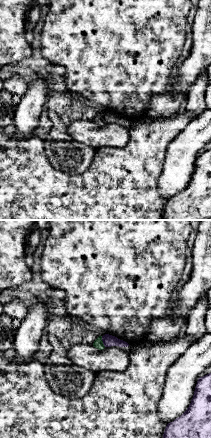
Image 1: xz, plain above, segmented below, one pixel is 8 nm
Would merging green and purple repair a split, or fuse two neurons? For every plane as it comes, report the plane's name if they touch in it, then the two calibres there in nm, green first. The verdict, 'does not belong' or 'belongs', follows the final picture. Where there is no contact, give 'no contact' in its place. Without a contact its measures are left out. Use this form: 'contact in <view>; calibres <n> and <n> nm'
contact in xz; calibres 80 and 100 nm

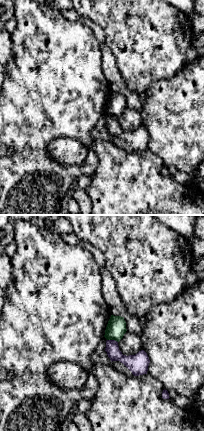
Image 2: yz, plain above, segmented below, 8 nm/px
contact in yz; calibres 160 and 130 nm

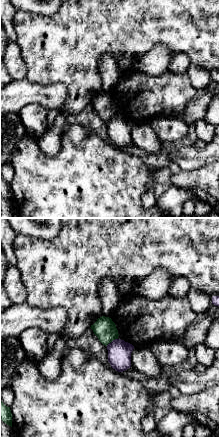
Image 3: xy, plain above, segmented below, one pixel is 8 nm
contact in xy; calibres 180 and 190 nm

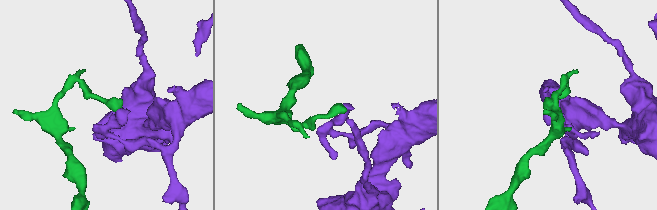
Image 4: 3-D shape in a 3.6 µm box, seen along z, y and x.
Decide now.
does not belong

